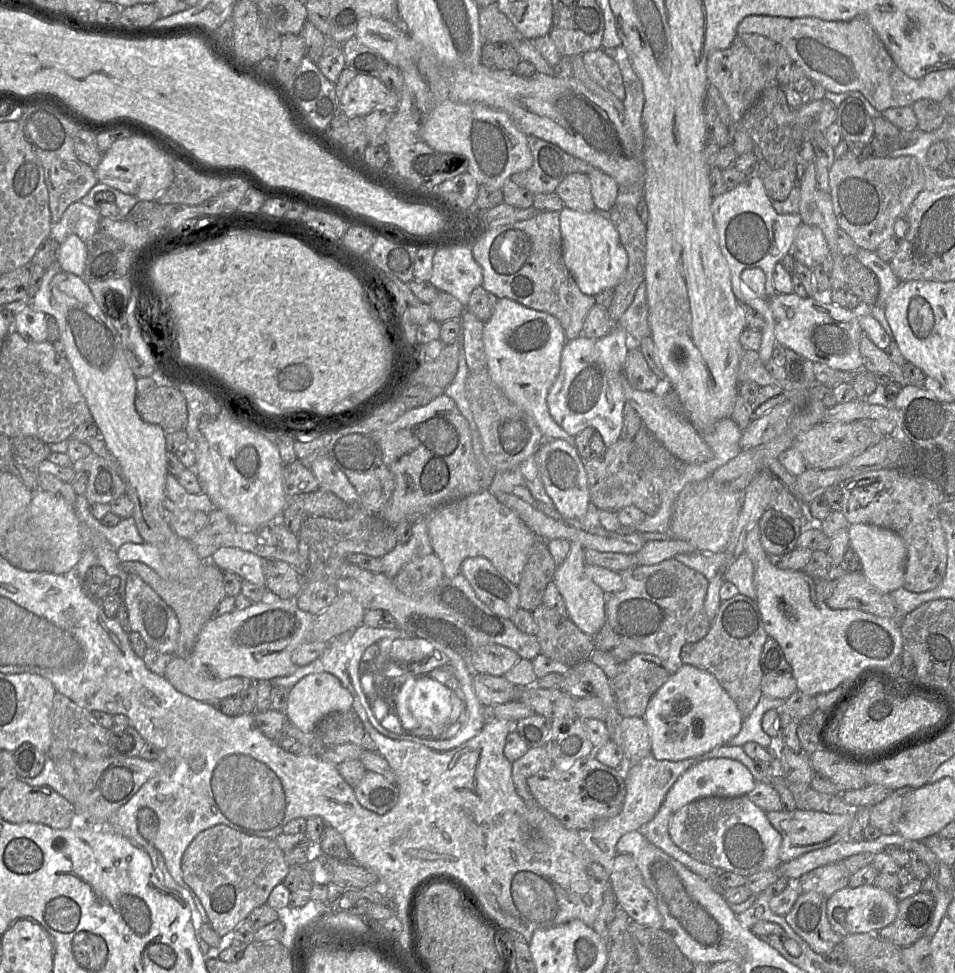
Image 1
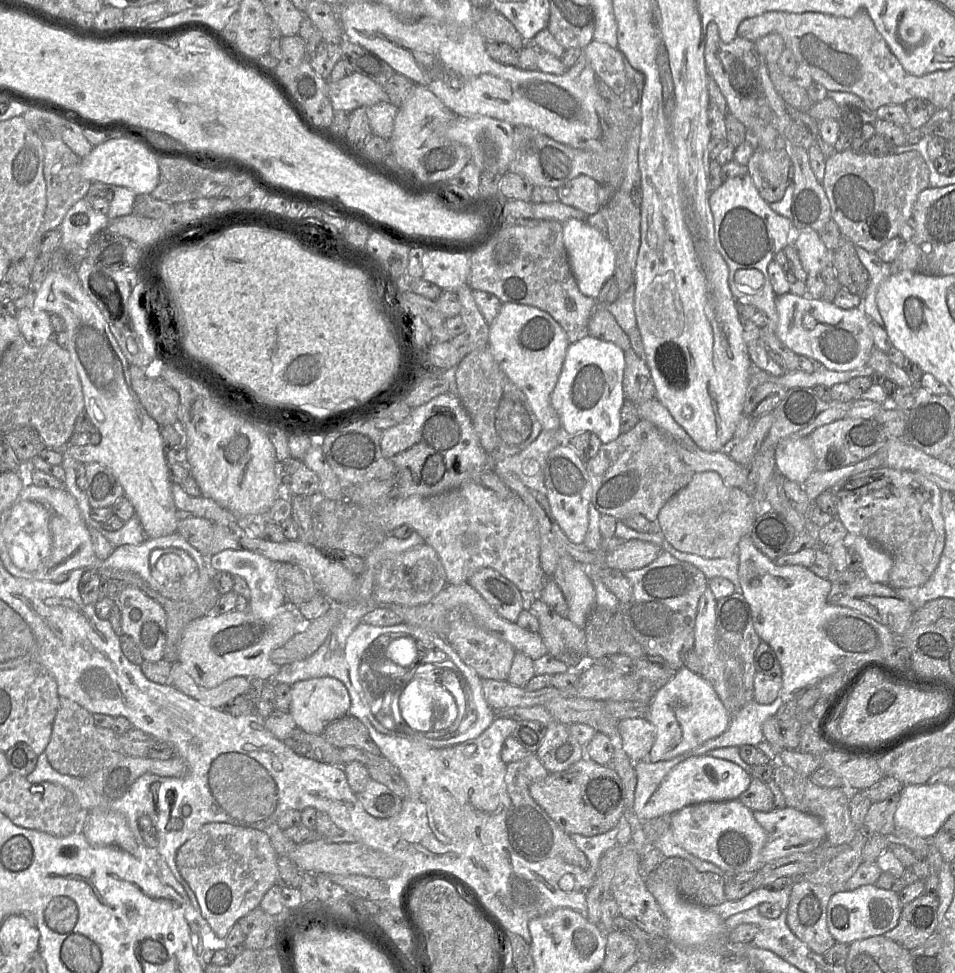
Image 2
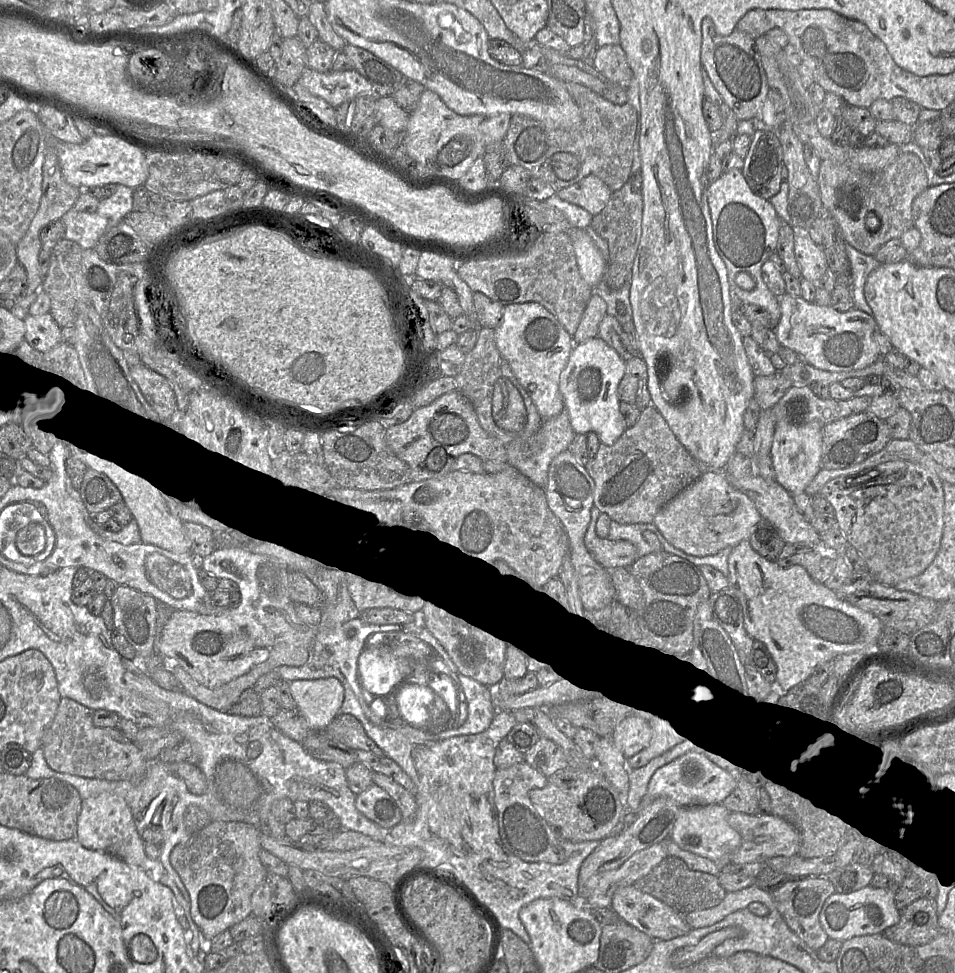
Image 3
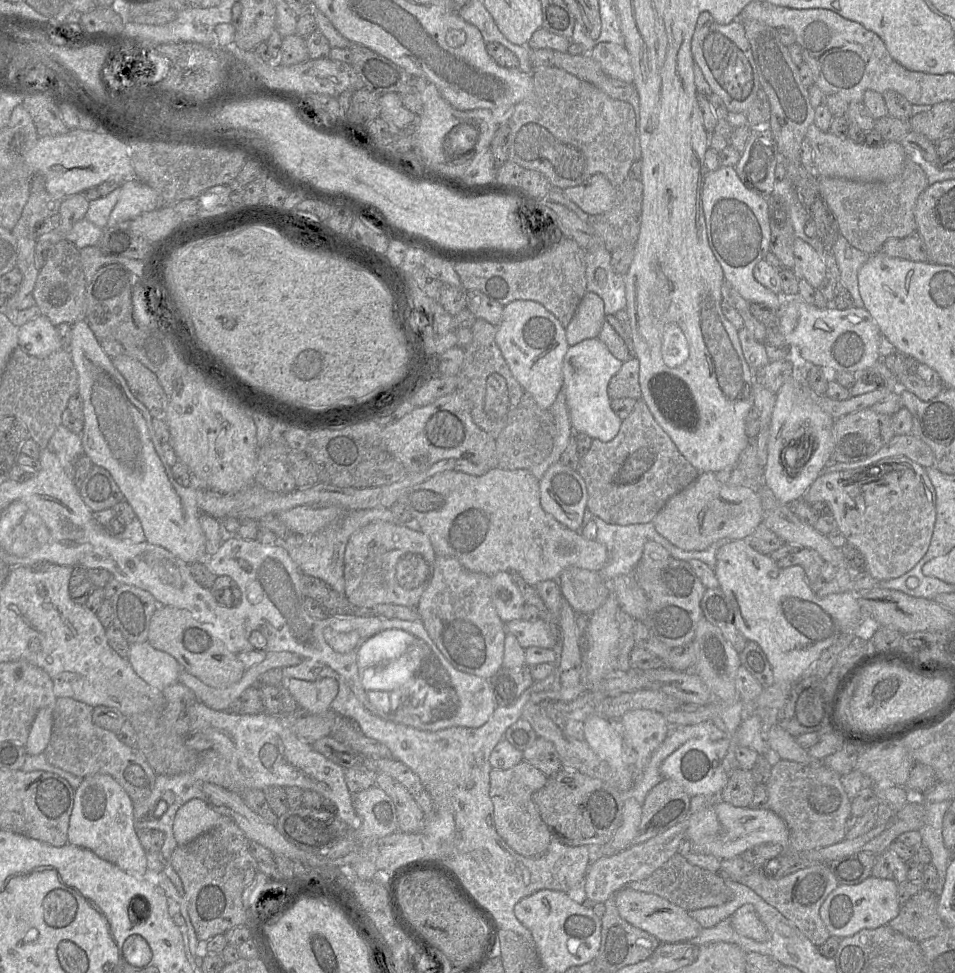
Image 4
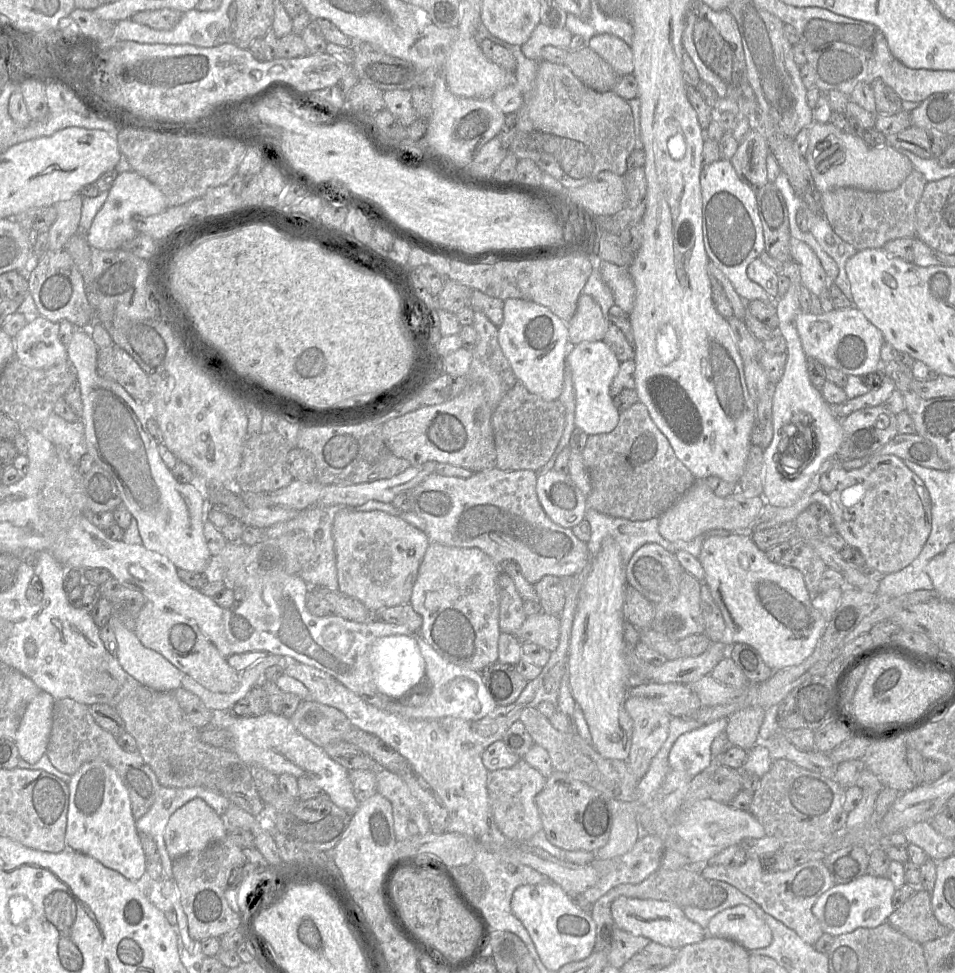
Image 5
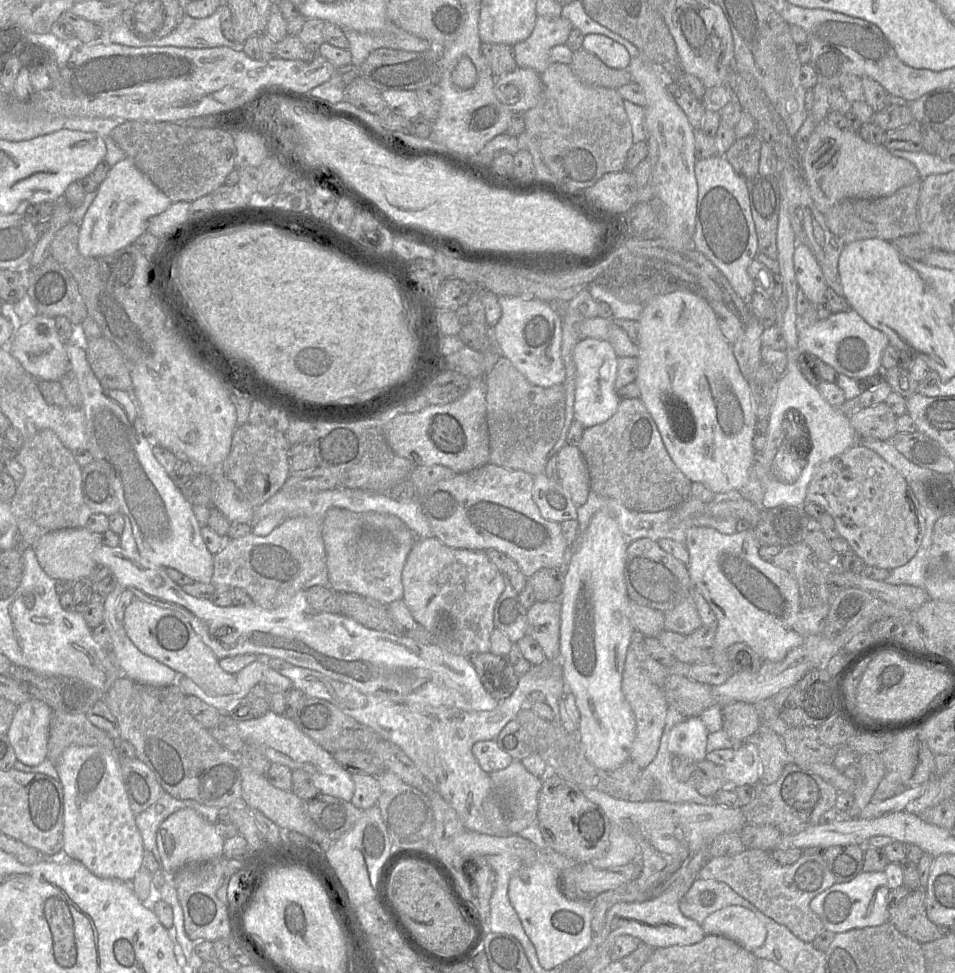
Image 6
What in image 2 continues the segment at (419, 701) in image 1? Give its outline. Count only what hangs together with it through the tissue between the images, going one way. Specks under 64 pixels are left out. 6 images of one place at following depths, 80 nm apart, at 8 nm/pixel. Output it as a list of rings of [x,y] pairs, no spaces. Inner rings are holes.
[[[434,679],[411,681],[399,697],[404,724],[414,732],[449,729],[457,718],[457,705],[452,694]]]

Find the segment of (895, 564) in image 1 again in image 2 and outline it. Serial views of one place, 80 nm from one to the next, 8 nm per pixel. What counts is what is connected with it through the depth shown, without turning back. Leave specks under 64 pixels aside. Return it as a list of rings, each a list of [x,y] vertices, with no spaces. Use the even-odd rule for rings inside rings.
[[[847,533],[845,544],[855,548],[863,564],[862,575],[870,581],[888,584],[893,560],[889,553],[871,543],[863,536]]]

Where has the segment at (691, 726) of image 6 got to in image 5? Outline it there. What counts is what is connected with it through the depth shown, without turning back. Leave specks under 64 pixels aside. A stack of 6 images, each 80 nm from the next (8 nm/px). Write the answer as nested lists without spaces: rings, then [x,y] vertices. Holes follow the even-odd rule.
[[[719,719],[682,734],[670,750],[670,769],[681,771],[690,778],[707,770],[713,762],[711,744],[715,737],[724,732],[725,727],[726,719]]]

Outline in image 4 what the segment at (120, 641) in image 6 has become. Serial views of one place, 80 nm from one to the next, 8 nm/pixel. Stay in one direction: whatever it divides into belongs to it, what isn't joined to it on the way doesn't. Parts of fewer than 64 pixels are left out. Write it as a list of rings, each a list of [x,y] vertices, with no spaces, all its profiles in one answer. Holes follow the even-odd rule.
[[[147,641],[130,644],[127,660],[141,679],[160,691],[177,683],[179,680],[181,666],[177,660],[168,653],[153,648]]]

